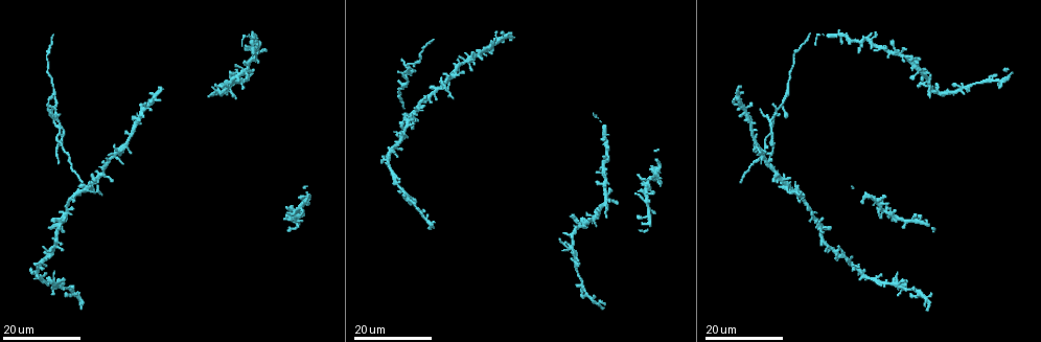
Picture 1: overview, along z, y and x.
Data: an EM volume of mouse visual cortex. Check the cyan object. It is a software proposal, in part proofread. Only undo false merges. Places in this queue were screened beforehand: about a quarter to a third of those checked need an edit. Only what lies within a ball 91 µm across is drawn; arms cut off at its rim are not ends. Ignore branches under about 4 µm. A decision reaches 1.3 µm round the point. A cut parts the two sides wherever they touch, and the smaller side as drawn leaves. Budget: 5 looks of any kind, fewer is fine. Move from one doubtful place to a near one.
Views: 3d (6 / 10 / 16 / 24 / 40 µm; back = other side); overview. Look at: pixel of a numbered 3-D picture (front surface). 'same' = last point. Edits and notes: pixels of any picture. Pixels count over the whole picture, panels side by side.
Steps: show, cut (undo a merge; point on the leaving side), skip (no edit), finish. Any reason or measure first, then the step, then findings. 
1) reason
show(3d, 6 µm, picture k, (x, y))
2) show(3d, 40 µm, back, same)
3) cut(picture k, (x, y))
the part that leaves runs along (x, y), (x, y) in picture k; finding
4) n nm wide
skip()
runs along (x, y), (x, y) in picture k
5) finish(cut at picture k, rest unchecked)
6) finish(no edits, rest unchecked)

a fork
show(3d, 16 µm, picture 1, (787, 93))

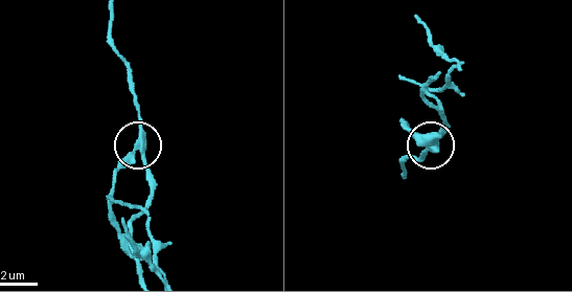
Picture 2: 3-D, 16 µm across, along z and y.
show(3d, 6 µm, picture 2, (137, 148))

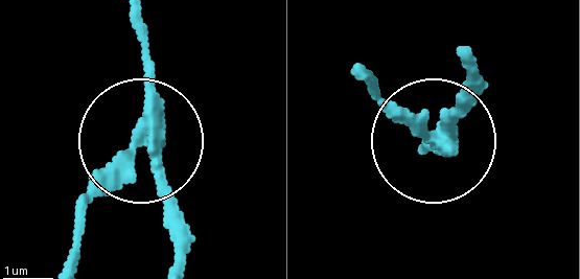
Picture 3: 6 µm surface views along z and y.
340 nm wide
cut(picture 3, (114, 188))
the part that leaves runs along (151, 134), (84, 216), (71, 266) in picture 3; two neurons meet here

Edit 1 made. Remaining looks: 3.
small branch off a trunk
show(3d, 16 µm, picture 1, (949, 90))

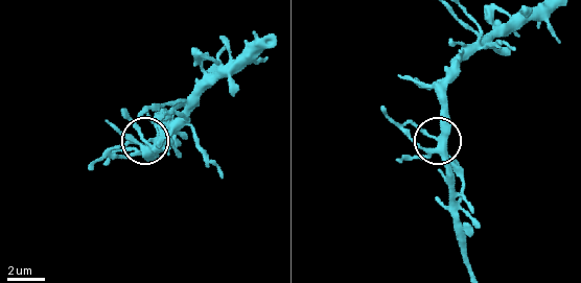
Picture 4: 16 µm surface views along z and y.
show(3d, 6 µm, picture 4, (439, 149))

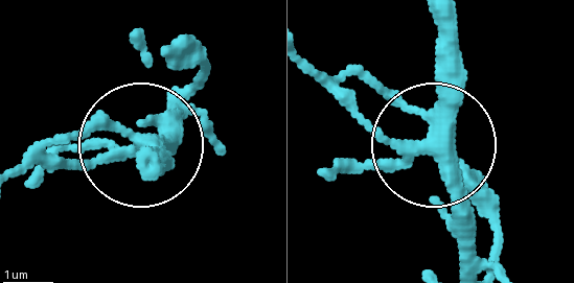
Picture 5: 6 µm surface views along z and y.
show(3d, 6 µm, back, picture 5, (432, 144))

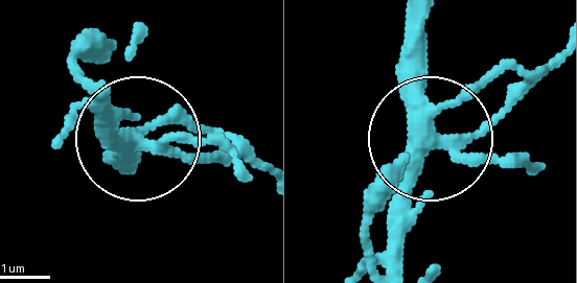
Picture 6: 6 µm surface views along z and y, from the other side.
skip()
runs along (423, 20), (423, 119), (436, 140), (486, 127), (544, 73) in picture 6; one neuron here

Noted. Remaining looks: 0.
finish(cut at picture 3, rest unchecked)

